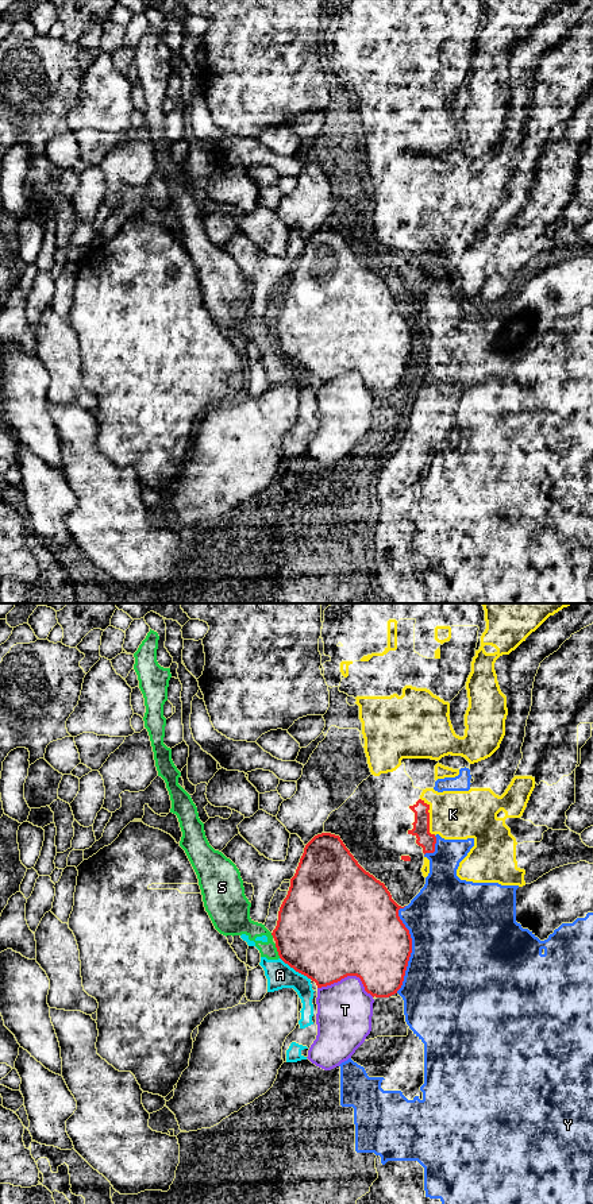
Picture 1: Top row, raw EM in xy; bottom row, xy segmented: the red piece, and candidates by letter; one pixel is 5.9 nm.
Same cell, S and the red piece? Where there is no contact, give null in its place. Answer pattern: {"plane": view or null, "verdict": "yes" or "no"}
{"plane": "xy", "verdict": "no"}

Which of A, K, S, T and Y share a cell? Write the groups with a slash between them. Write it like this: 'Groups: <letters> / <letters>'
Groups: A S / K / T / Y

